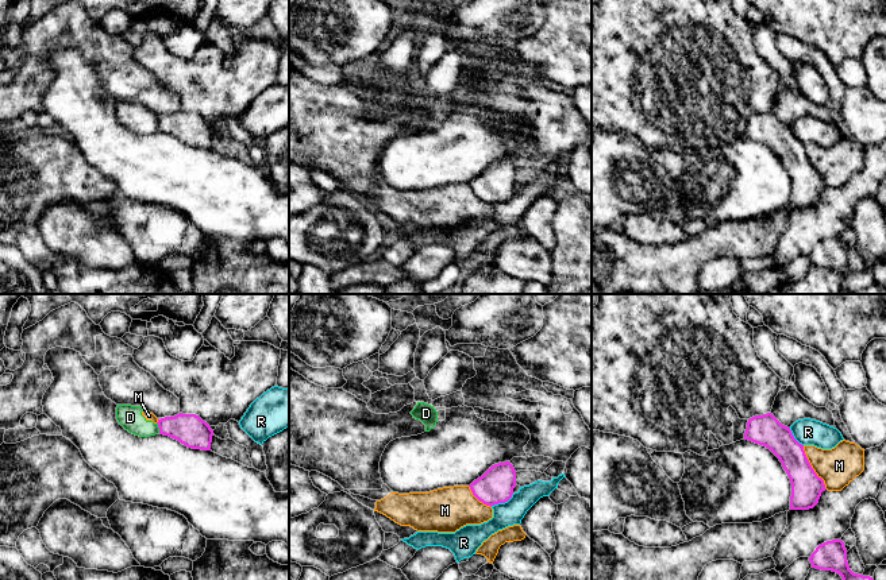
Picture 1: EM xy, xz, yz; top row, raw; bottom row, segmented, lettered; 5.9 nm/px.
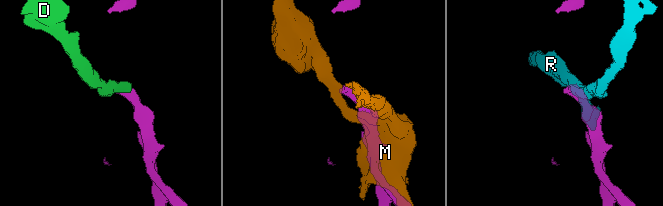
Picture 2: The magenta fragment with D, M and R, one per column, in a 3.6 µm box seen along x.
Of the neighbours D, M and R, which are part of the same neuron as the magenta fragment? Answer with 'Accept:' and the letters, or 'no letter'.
Accept: no letter

